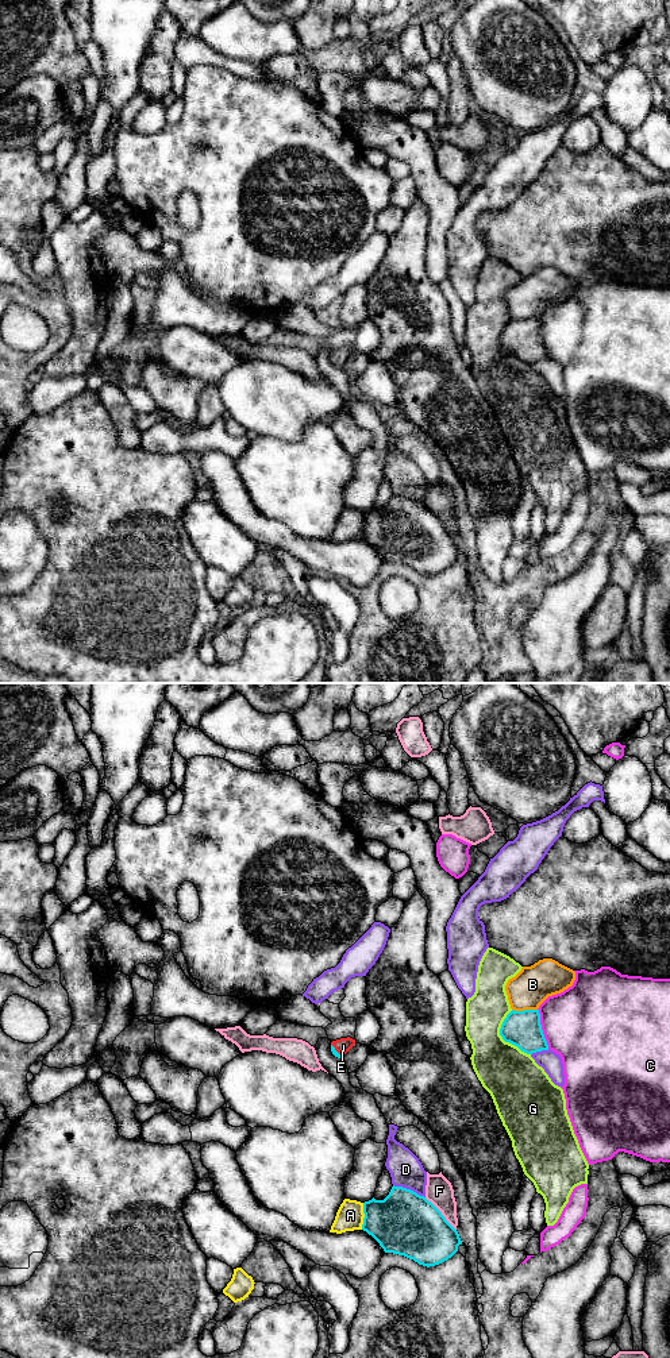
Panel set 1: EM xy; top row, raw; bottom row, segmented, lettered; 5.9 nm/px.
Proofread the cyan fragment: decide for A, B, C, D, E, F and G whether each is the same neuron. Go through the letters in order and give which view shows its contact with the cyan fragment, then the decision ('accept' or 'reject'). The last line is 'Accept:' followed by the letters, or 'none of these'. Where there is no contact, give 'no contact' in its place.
A: contact in xy; reject
B: contact in xy; reject
C: contact in xy; reject
D: contact in xy; reject
E: contact in xy; accept
F: contact in xy; reject
G: contact in xy; reject
Accept: E

